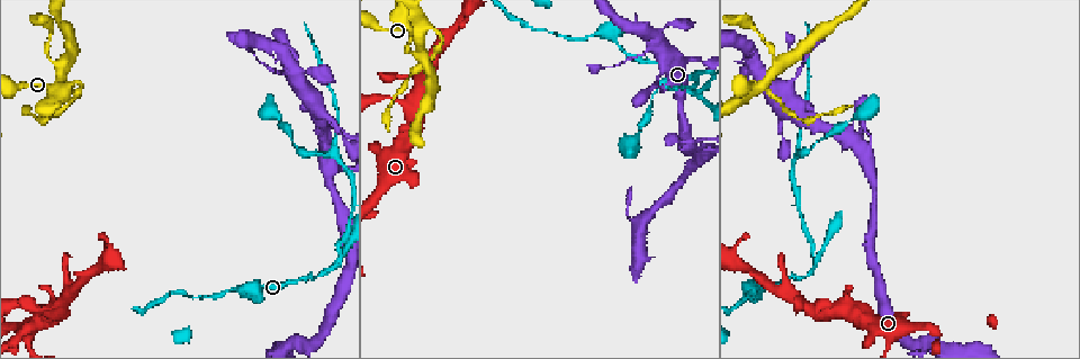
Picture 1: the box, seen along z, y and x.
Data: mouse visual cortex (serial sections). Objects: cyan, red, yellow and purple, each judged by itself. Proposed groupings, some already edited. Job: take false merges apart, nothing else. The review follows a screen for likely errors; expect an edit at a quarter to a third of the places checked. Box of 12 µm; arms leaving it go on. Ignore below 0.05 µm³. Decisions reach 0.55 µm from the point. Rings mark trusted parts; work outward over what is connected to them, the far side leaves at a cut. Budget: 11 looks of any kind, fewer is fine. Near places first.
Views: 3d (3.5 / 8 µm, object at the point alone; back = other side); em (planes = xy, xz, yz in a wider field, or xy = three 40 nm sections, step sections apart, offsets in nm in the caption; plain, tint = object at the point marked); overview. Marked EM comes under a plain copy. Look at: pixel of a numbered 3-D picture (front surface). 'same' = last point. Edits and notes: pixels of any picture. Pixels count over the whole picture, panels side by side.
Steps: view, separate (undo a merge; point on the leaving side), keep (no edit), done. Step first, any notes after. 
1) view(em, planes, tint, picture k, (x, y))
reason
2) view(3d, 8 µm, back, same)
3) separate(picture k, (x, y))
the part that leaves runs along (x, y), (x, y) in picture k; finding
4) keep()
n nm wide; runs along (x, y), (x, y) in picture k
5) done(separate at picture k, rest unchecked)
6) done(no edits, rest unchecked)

view(3d, 3.5 µm, back, picture 1, (753, 292))
a fork

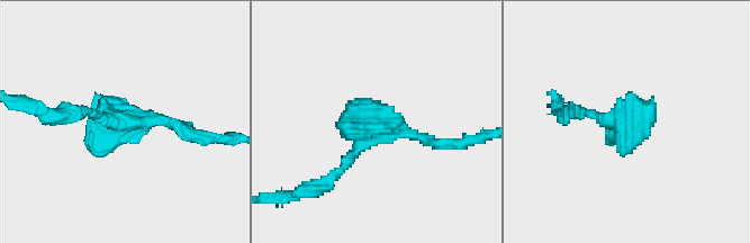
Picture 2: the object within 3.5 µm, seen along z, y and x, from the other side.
view(em, xy, step 1, tint, picture 2, (620, 120))
shape alone is not enough

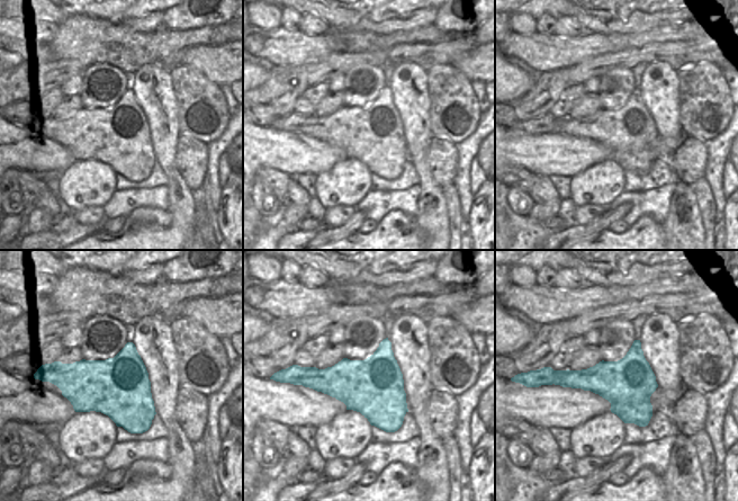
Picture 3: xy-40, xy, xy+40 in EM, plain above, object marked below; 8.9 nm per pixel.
keep()
runs along (316, 188), (374, 128), (436, 142) in picture 2; one cell here

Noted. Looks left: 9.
view(3d, 3.5 µm, picture 1, (864, 125))
arms part here

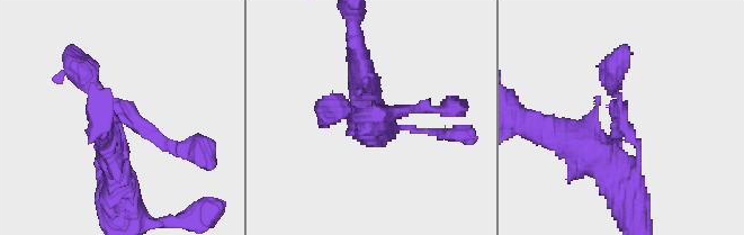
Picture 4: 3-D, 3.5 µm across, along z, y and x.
view(em, xy, step 2, tint, picture 4, (361, 113))
3 arms; arms of 150, 200, 300 nm; shape alone is not enough

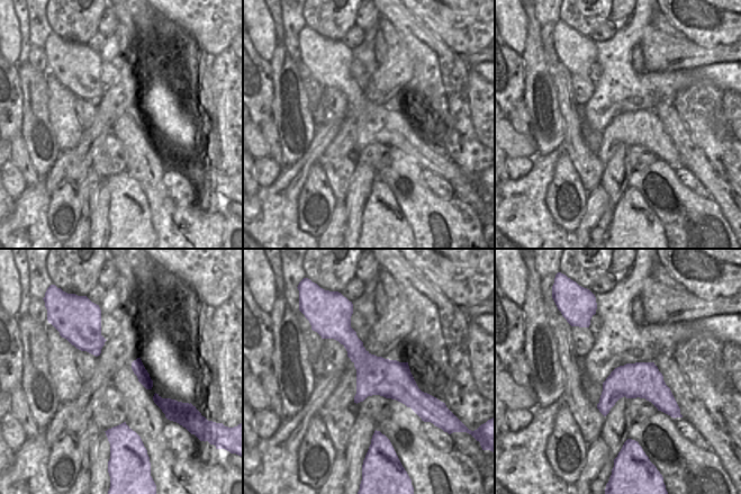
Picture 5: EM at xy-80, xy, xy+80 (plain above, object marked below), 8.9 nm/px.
keep()
340 nm wide; runs along (334, 328), (418, 406) in picture 5; one cell here

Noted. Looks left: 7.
view(3d, 3.5 µm, picture 1, (700, 95))
a fork

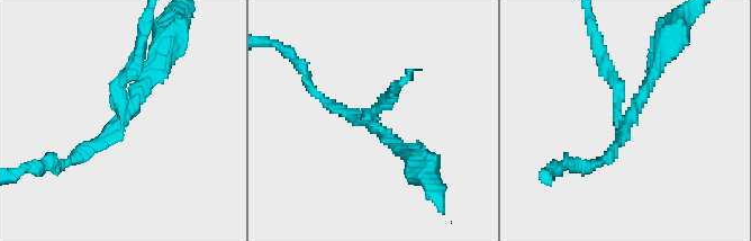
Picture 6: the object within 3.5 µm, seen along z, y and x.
view(em, planes, tint, picture 6, (626, 122))
3 arms; arms of 150, 200, 200 nm; need the tissue

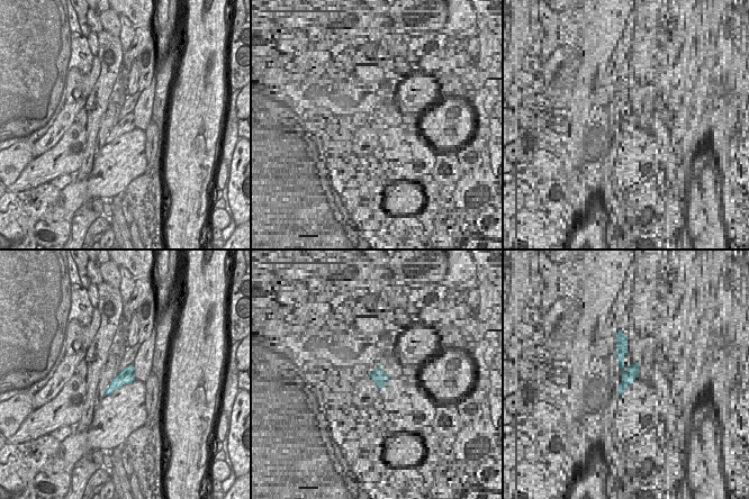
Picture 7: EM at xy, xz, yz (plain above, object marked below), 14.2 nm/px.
separate(picture 6, (612, 78))
the part that leaves runs along (620, 116), (617, 85), (591, 26) in picture 6; two cells meet here

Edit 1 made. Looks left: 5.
view(overview)
redraw

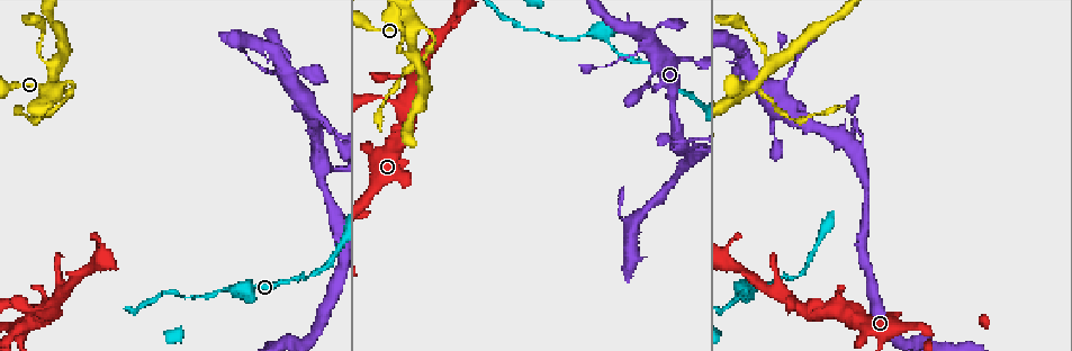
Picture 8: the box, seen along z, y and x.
view(3d, 8 µm, picture 8, (428, 32))
thin neck

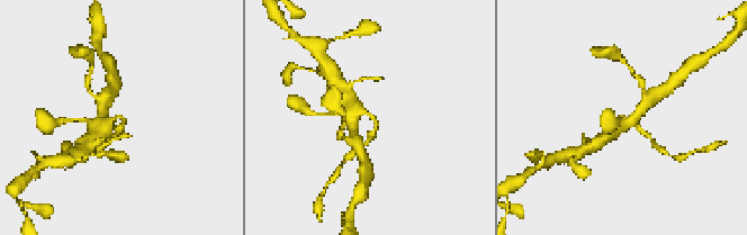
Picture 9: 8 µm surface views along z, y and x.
view(em, xy, step 1, tint, picture 9, (620, 116))
arms of 200, 350 nm

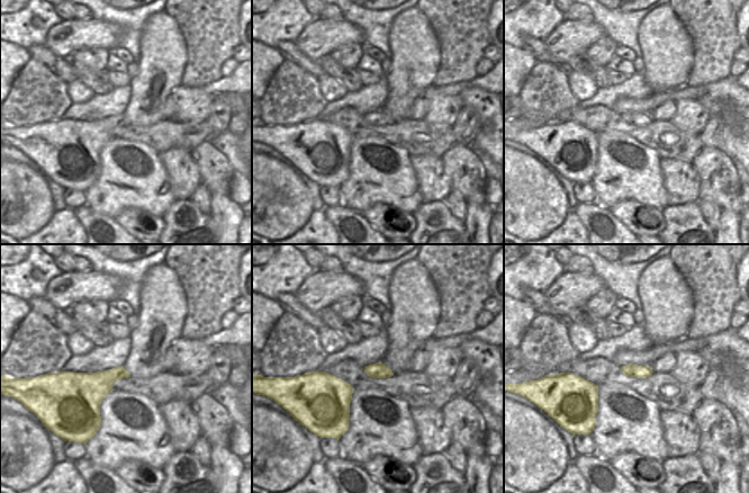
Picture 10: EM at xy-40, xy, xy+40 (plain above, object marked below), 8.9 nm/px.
separate(picture 9, (371, 134))
two cells meet here

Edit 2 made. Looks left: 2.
done(separate at picture 6, separate at picture 9, rest unchecked)

